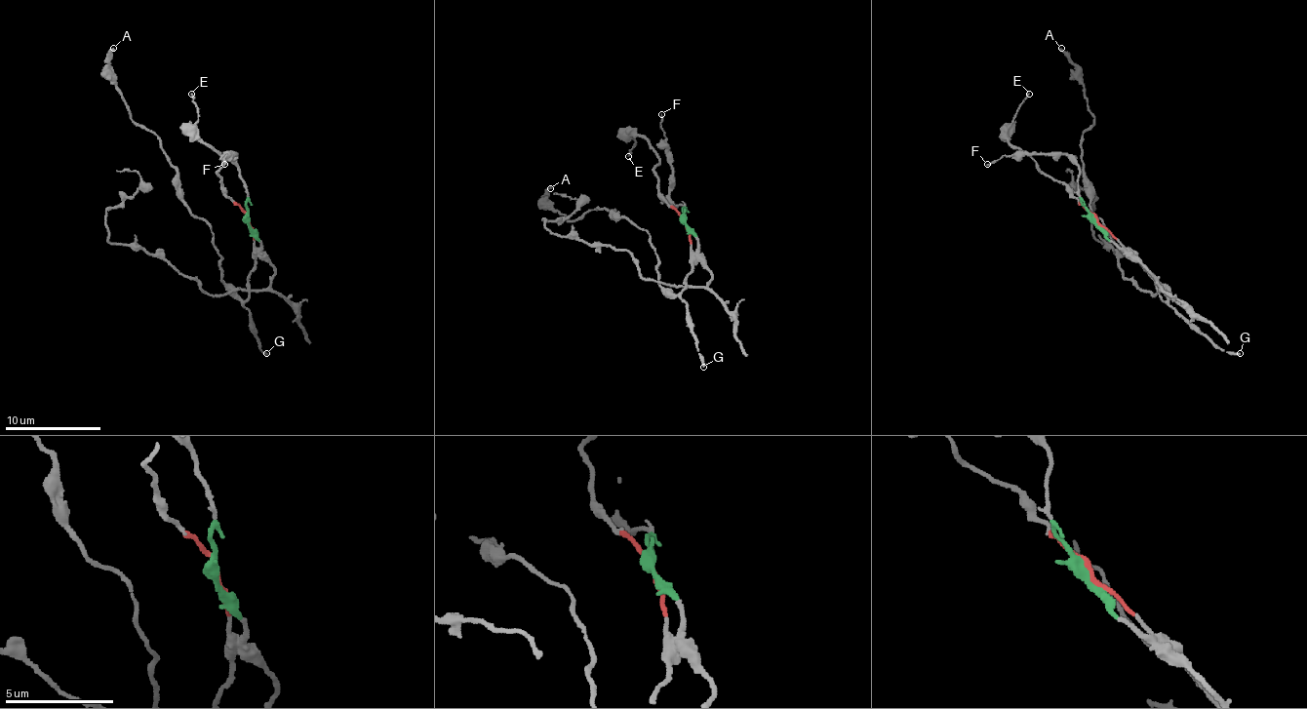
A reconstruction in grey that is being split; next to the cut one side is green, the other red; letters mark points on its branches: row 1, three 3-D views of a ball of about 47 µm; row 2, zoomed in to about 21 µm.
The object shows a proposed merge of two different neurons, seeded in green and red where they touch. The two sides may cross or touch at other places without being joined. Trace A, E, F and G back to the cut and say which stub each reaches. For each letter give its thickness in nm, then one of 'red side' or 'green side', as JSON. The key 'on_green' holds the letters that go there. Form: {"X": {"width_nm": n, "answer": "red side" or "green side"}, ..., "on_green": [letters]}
{"A": {"width_nm": 240, "answer": "red side"}, "E": {"width_nm": 130, "answer": "red side"}, "F": {"width_nm": 140, "answer": "green side"}, "G": {"width_nm": 240, "answer": "red side"}, "on_green": ["F"]}

